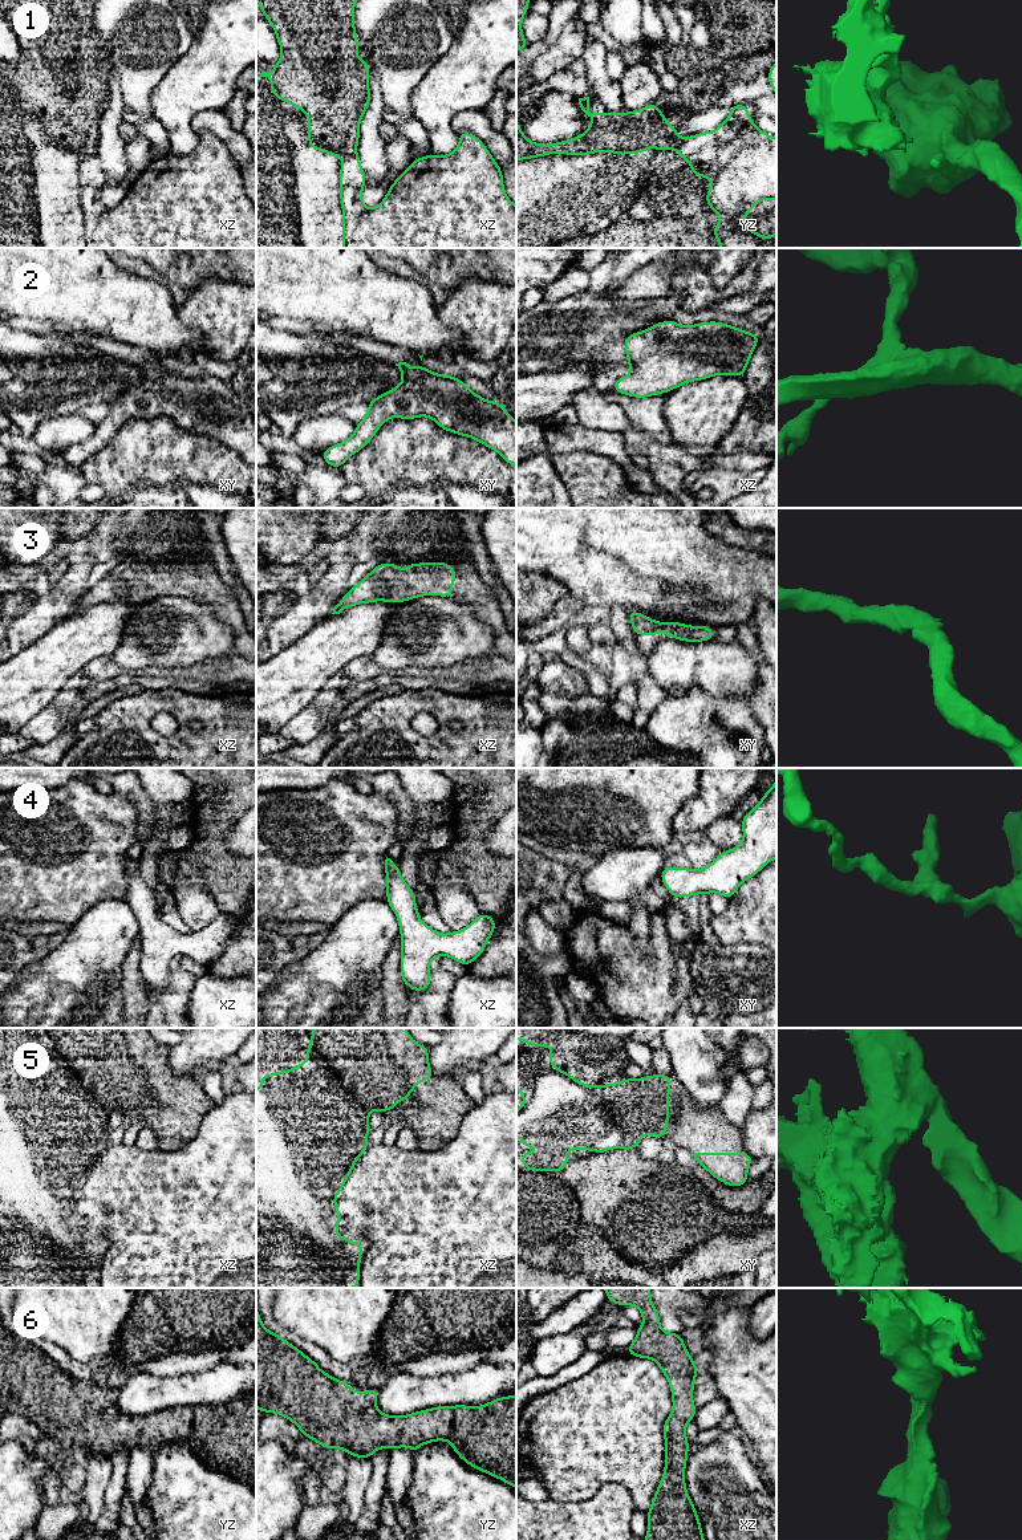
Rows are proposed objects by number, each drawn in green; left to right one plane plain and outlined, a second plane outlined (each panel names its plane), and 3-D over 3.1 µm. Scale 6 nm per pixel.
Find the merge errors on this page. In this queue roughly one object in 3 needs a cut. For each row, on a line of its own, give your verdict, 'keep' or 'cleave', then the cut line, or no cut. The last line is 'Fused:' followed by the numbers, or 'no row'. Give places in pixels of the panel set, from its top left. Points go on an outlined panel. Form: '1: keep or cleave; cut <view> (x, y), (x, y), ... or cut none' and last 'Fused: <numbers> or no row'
1: cleave; cut xz (356, 151), (344, 161)
2: keep; cut none
3: keep; cut none
4: keep; cut none
5: cleave; cut xy (596, 1089), (603, 1120), (619, 1128), (612, 1136), (613, 1146)
6: keep; cut none
Fused: 1, 5

